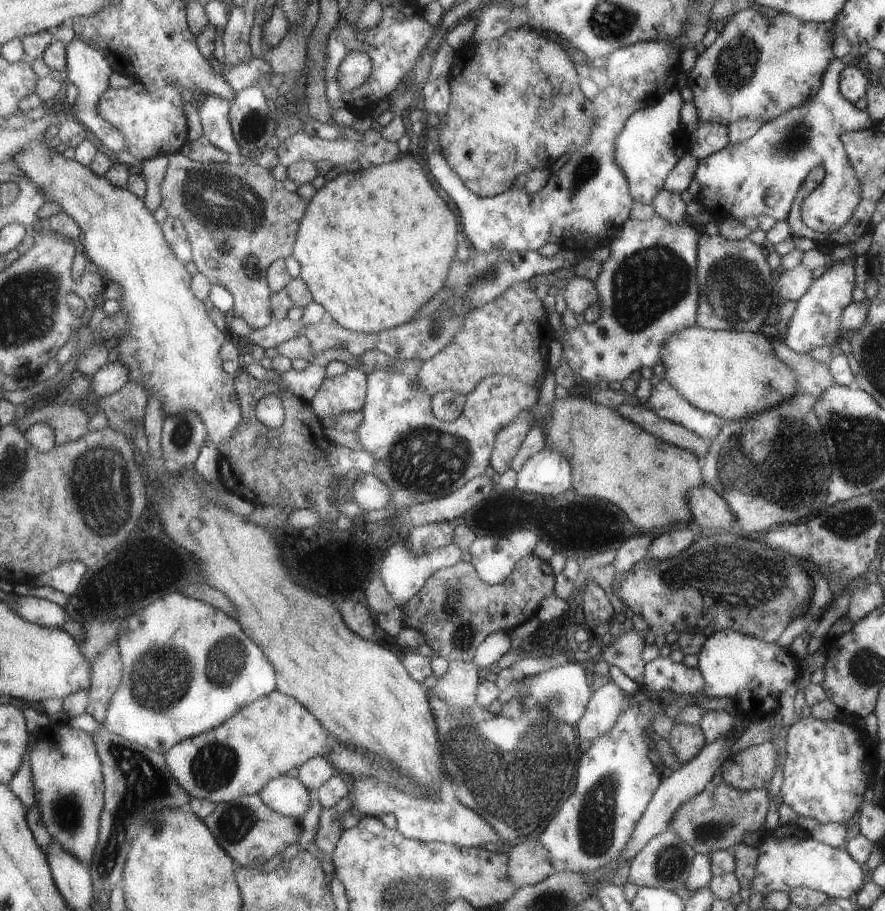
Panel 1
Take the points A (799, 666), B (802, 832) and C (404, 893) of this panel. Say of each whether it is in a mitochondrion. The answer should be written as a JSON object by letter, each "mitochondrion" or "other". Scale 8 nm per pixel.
{"A":"other","B":"other","C":"mitochondrion"}

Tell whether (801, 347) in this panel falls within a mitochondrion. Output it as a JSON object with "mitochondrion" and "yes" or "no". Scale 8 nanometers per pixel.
{"mitochondrion":"no"}

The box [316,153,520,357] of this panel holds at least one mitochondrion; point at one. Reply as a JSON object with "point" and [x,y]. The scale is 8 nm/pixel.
{"point":[486,277]}

